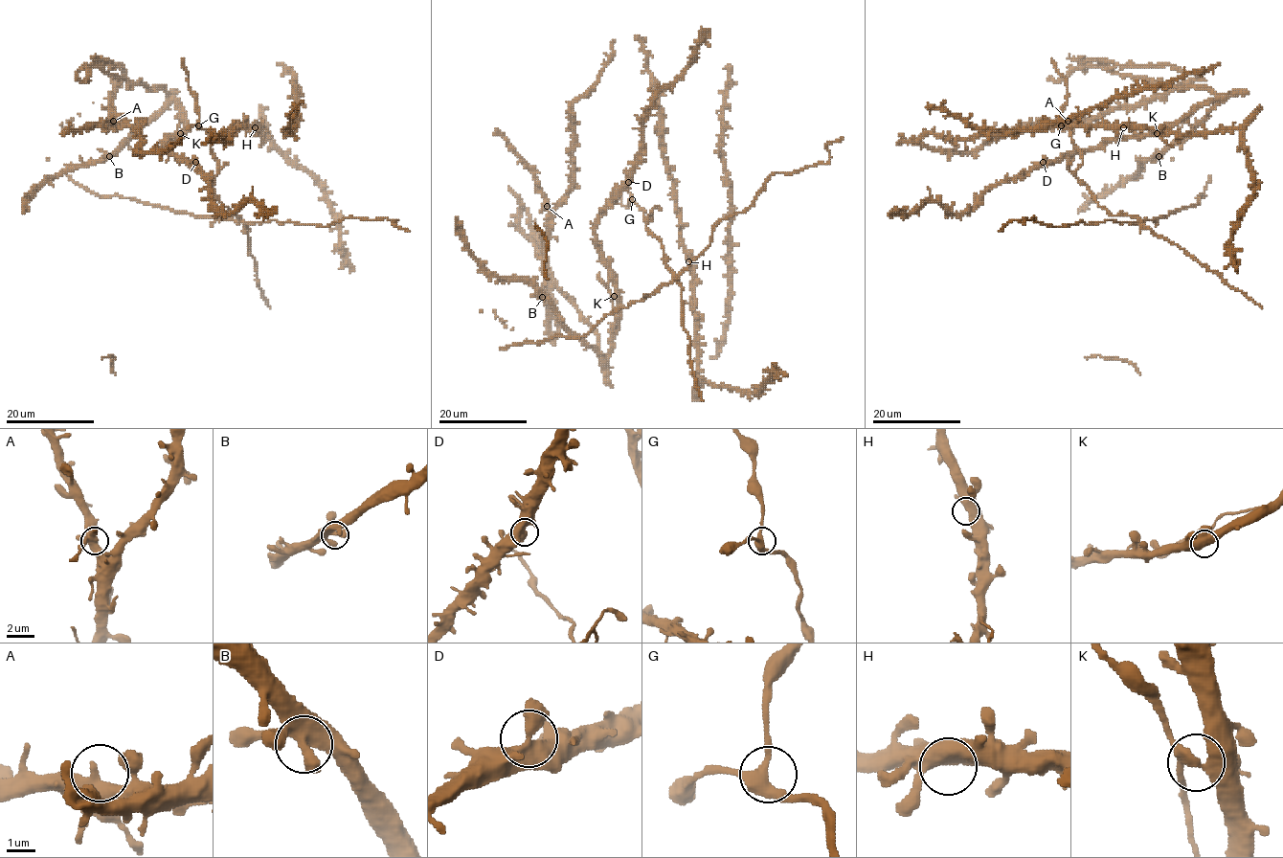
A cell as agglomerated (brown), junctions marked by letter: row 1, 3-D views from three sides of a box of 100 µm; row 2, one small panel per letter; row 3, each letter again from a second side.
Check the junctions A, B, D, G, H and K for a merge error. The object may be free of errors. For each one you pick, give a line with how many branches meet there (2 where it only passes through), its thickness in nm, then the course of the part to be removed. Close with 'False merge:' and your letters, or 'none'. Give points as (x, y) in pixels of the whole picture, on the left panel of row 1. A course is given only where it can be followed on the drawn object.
K: branches 3; calibre 360 nm; course (180, 133), (178, 125), (182, 121), (179, 127)
False merge: K

